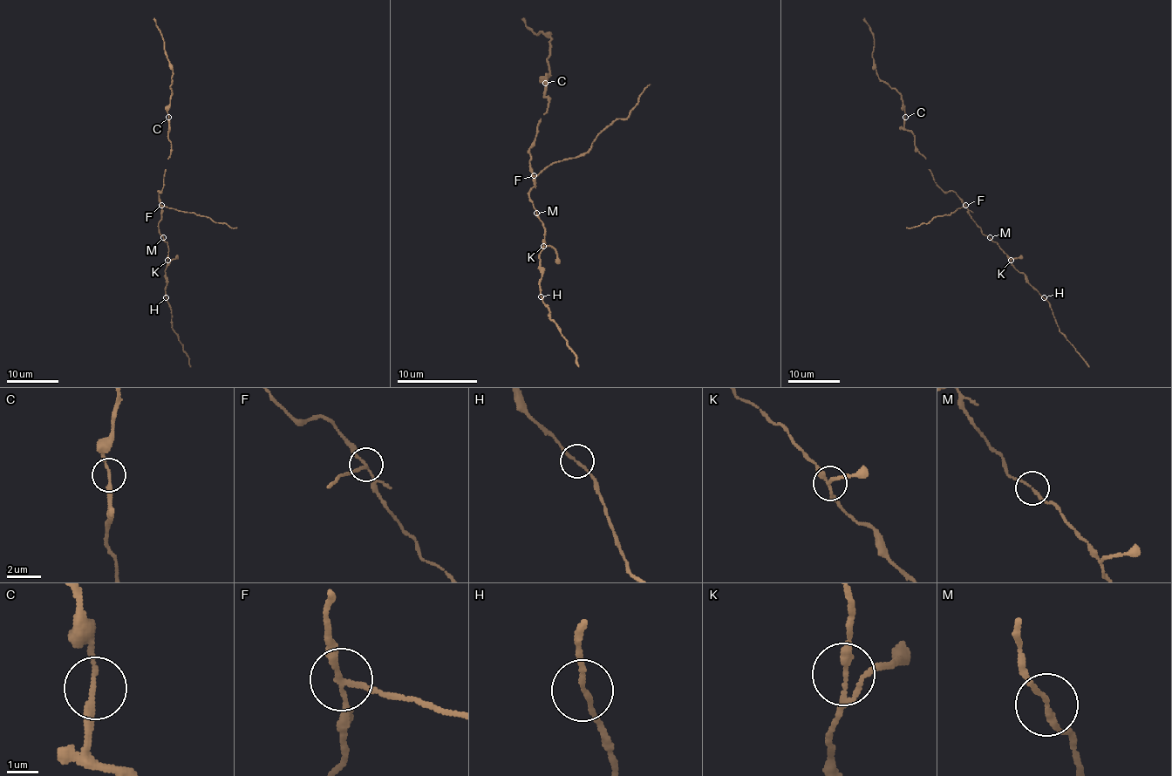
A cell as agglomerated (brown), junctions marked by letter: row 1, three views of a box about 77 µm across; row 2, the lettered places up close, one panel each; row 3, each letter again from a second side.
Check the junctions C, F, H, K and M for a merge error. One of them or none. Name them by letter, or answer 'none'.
F

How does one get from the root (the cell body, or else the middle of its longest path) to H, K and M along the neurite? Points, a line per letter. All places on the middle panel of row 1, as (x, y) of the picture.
H: (531, 165), (534, 185), (528, 191), (528, 200), (545, 229), (543, 249), (539, 254), (541, 296)
K: (531, 165), (534, 185), (528, 191), (528, 200), (545, 229), (543, 246)
M: (531, 165), (534, 185), (528, 191), (528, 200), (537, 214)

